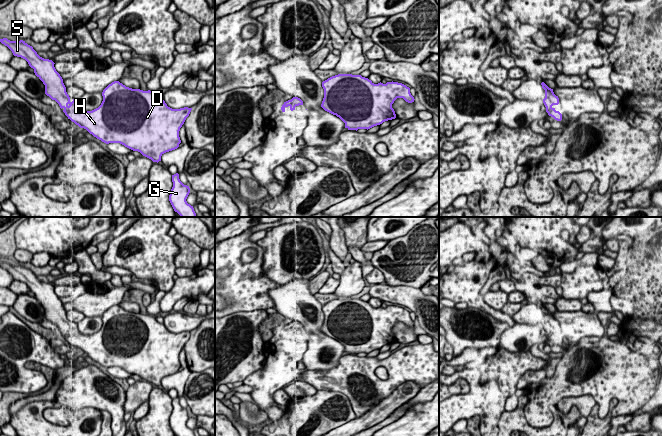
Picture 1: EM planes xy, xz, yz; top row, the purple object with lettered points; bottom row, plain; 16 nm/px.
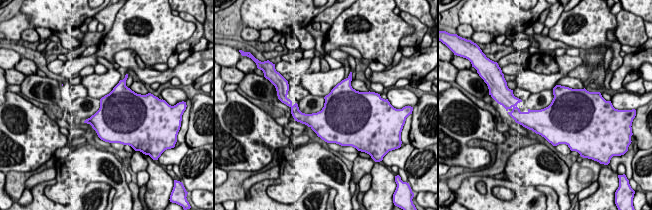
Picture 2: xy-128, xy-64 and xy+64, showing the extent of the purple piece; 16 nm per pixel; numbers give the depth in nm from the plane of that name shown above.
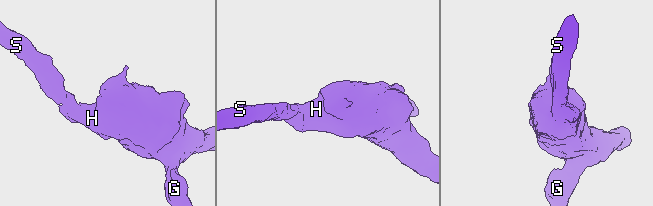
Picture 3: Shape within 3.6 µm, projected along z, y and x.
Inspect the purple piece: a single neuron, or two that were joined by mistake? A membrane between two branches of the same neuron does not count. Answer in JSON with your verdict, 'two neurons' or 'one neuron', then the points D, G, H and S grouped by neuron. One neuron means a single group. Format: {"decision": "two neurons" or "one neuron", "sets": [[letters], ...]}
{"decision": "one neuron", "sets": [["D", "G", "H", "S"]]}

